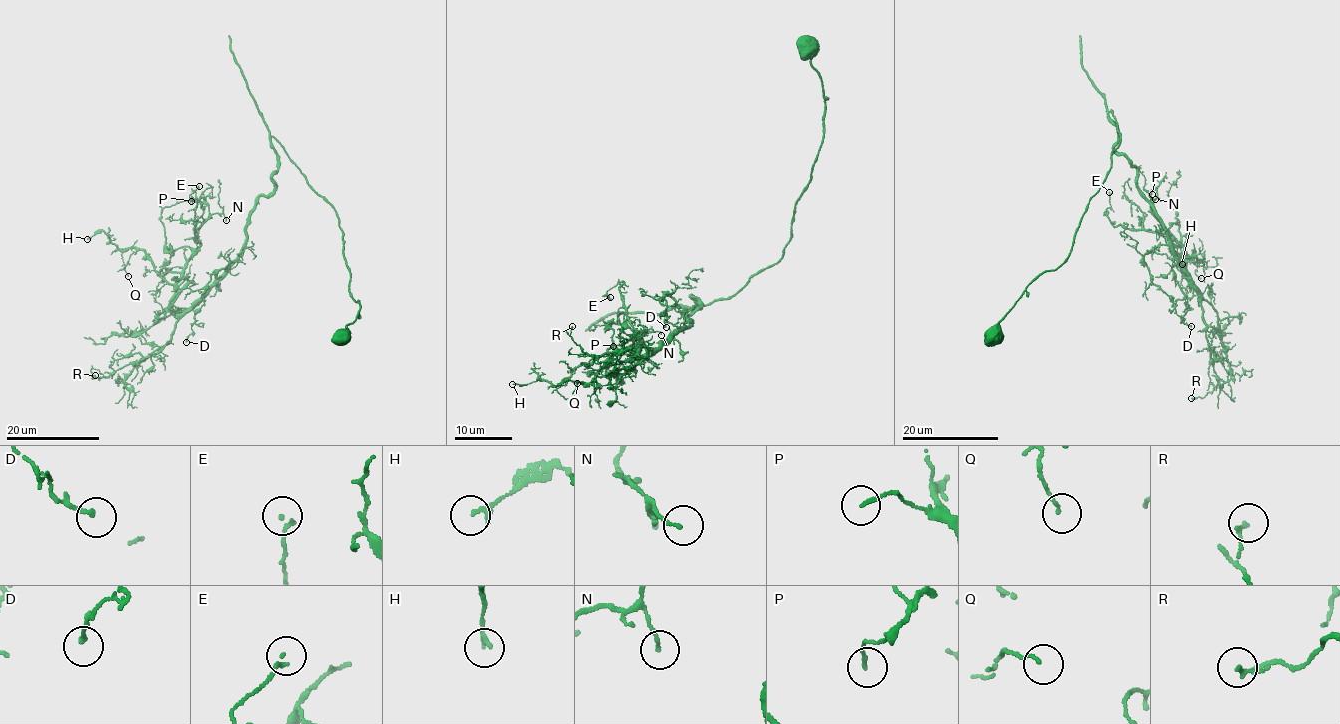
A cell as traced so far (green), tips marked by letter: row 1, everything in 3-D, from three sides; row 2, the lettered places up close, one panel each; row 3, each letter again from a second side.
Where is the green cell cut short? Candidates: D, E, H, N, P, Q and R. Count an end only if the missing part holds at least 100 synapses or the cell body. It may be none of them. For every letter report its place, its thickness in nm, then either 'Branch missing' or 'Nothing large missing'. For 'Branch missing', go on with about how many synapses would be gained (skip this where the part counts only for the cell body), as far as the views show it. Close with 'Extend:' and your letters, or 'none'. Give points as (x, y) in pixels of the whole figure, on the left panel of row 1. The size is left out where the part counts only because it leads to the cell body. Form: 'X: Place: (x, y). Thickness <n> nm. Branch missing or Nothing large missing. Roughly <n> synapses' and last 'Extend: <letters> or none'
D: Place: (186, 342). Thickness 140 nm. Nothing large missing
E: Place: (199, 186). Thickness 140 nm. Nothing large missing
H: Place: (87, 239). Thickness 150 nm. Nothing large missing
N: Place: (226, 220). Thickness 110 nm. Nothing large missing
P: Place: (191, 201). Thickness 130 nm. Nothing large missing
Q: Place: (128, 276). Thickness 110 nm. Nothing large missing
R: Place: (95, 375). Thickness 170 nm. Nothing large missing
Extend: none

